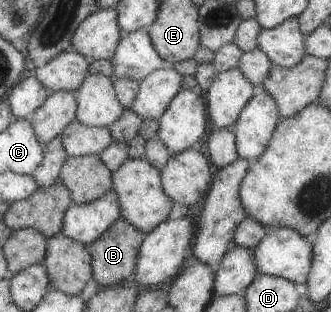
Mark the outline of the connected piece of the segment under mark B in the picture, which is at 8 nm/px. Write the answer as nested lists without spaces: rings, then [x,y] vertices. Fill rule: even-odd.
[[[121,218],[115,220],[94,242],[85,246],[90,254],[92,280],[95,280],[100,287],[116,287],[119,282],[128,279],[134,270],[137,250],[144,237],[145,233],[136,230],[128,222]]]

